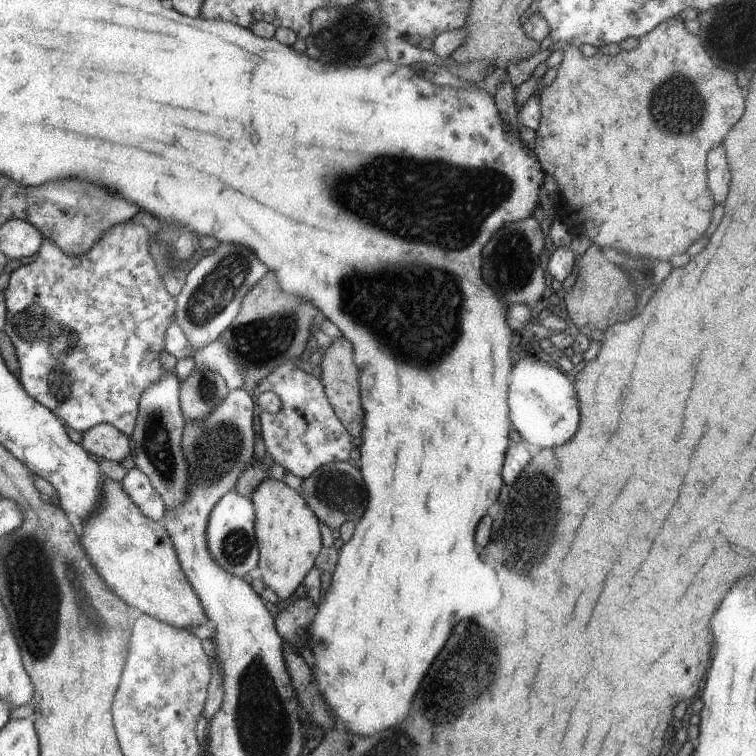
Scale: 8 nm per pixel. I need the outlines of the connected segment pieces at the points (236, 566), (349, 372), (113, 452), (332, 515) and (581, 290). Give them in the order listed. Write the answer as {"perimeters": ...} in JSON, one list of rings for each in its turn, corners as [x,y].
{"perimeters":[[[[234,490],[228,492],[216,505],[207,525],[209,552],[222,569],[242,577],[254,573],[259,564],[259,547],[255,536],[256,512],[250,497]]],[[[338,338],[326,349],[321,363],[322,379],[328,401],[339,418],[344,429],[351,434],[353,440],[359,440],[364,429],[365,413],[362,407],[360,374],[353,352],[353,345],[346,338]]],[[[98,424],[84,433],[80,445],[97,457],[122,463],[130,456],[130,438],[110,424]]],[[[348,461],[329,463],[303,478],[302,498],[316,514],[316,517],[330,529],[340,529],[344,520],[358,520],[368,504],[367,488],[360,468],[354,468]]],[[[592,245],[578,260],[580,271],[576,284],[566,294],[566,309],[572,323],[589,340],[602,342],[603,334],[611,325],[631,320],[636,315],[634,306],[636,292],[628,283],[627,277],[614,262],[610,262],[600,248]]]]}

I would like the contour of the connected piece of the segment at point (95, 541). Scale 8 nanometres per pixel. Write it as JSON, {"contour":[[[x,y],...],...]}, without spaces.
{"contour":[[[105,478],[104,499],[99,510],[89,520],[76,523],[81,544],[89,560],[104,583],[127,605],[144,615],[175,628],[196,628],[207,621],[207,615],[194,588],[182,571],[174,544],[162,522],[147,518],[140,508],[124,493],[120,484]]]}

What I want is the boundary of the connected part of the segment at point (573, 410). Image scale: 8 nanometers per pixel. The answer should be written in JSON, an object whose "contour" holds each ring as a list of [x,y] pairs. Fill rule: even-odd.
{"contour":[[[523,341],[516,347],[516,351],[520,359],[512,370],[512,380],[508,388],[512,427],[522,436],[524,442],[538,446],[541,450],[568,442],[576,434],[580,422],[575,385],[568,380],[566,372],[540,361]]]}

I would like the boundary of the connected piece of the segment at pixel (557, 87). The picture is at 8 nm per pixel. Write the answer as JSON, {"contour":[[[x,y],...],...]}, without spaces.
{"contour":[[[674,17],[662,22],[651,32],[638,38],[638,46],[633,50],[620,50],[616,56],[606,56],[600,52],[586,58],[579,49],[572,48],[563,43],[556,43],[555,48],[561,48],[565,53],[563,62],[557,67],[557,76],[553,84],[541,89],[539,104],[541,106],[540,127],[536,130],[536,142],[534,150],[536,159],[544,173],[550,174],[558,185],[559,198],[566,200],[570,206],[567,224],[578,222],[582,232],[589,238],[594,238],[600,246],[610,246],[618,252],[628,255],[640,254],[646,258],[658,258],[668,260],[674,252],[686,252],[686,248],[696,242],[708,228],[712,218],[712,196],[706,188],[706,154],[722,144],[724,136],[740,120],[744,114],[744,94],[742,85],[738,84],[736,74],[726,72],[720,66],[716,66],[702,47],[697,35],[689,34],[684,22]]]}

